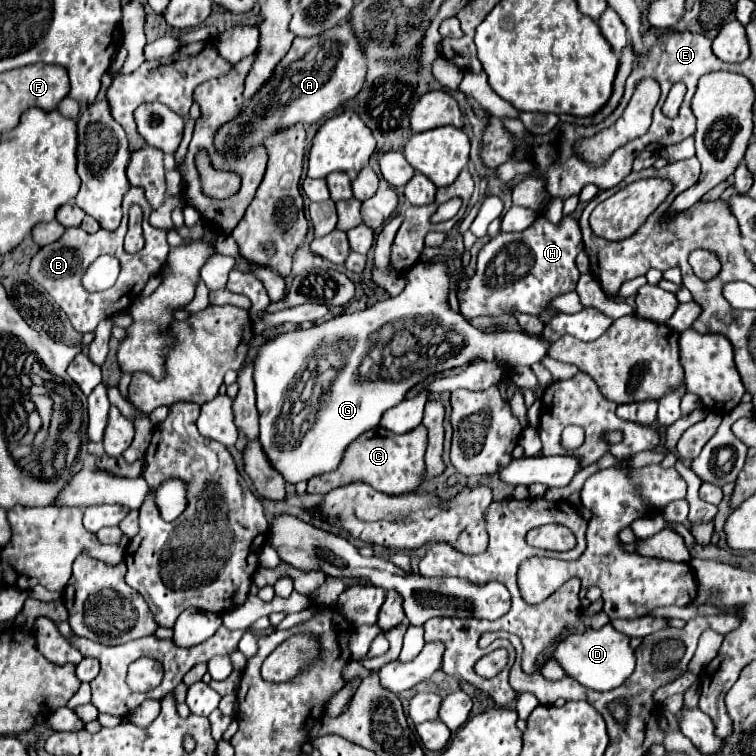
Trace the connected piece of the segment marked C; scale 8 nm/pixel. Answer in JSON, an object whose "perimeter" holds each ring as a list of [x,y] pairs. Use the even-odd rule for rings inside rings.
{"perimeter":[[[422,424],[406,434],[394,434],[386,428],[378,428],[376,434],[374,430],[370,430],[362,434],[356,442],[352,442],[352,446],[348,446],[340,466],[334,472],[312,478],[308,482],[308,492],[326,494],[328,490],[340,488],[342,484],[360,480],[384,494],[406,494],[416,490],[420,486],[420,478],[424,478],[424,454],[426,454],[426,428]]]}

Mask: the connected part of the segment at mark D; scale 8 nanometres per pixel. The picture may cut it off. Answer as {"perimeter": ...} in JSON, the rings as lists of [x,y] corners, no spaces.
{"perimeter":[[[606,624],[598,630],[588,628],[580,634],[572,634],[564,638],[554,650],[554,660],[564,668],[568,676],[578,680],[582,686],[598,692],[608,692],[622,686],[630,678],[636,666],[634,650],[630,648],[630,638],[614,630],[612,624]]]}

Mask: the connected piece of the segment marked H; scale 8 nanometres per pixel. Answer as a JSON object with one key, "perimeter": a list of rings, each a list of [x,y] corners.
{"perimeter":[[[540,216],[536,224],[524,232],[500,232],[478,254],[476,274],[460,278],[460,312],[466,318],[500,316],[512,314],[514,310],[538,316],[552,298],[576,288],[580,278],[576,256],[580,250],[582,234],[572,216],[564,216],[560,226]]]}

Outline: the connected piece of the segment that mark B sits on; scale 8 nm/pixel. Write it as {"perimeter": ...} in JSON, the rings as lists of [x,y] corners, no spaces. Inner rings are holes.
{"perimeter":[[[132,188],[126,196],[124,196],[124,218],[122,224],[116,232],[108,232],[108,230],[98,230],[96,234],[86,234],[82,228],[68,228],[64,232],[64,236],[54,242],[48,244],[44,248],[38,250],[38,254],[32,258],[30,262],[30,276],[48,290],[48,294],[54,298],[54,302],[64,308],[64,312],[68,314],[72,326],[86,334],[86,332],[94,332],[94,328],[98,326],[98,322],[102,318],[112,316],[118,310],[128,308],[136,296],[142,292],[142,288],[146,286],[150,276],[156,276],[168,256],[167,235],[169,230],[152,228],[148,222],[150,216],[150,204],[144,198],[144,190],[142,188]],[[132,202],[144,202],[144,238],[146,238],[146,246],[144,250],[140,250],[138,254],[128,254],[124,250],[124,234],[126,234],[126,224],[128,224],[128,208],[132,206]],[[102,254],[114,254],[120,264],[122,264],[122,272],[116,280],[116,284],[100,294],[88,294],[82,286],[80,286],[80,278],[84,274],[84,270],[88,268],[90,262],[94,262],[94,258],[102,256]]]}

